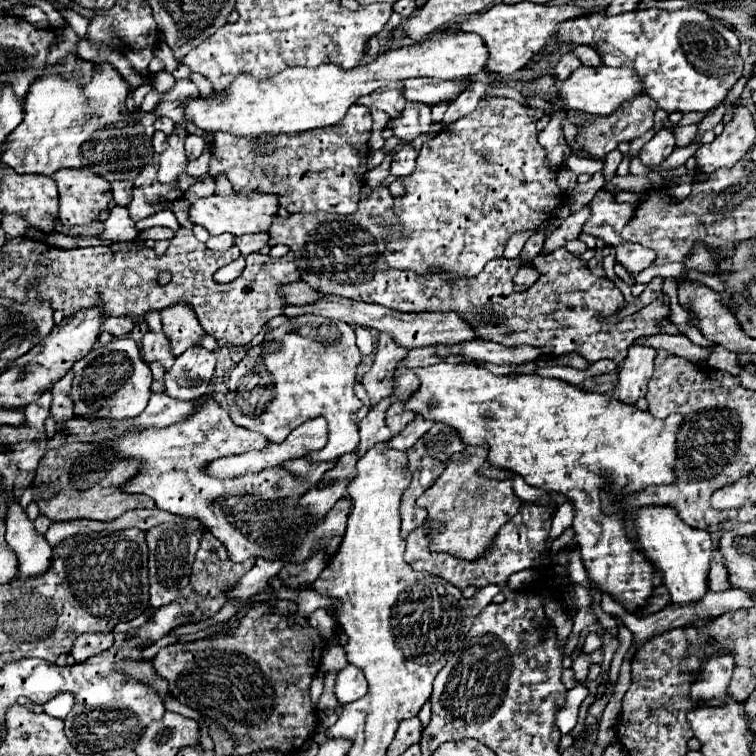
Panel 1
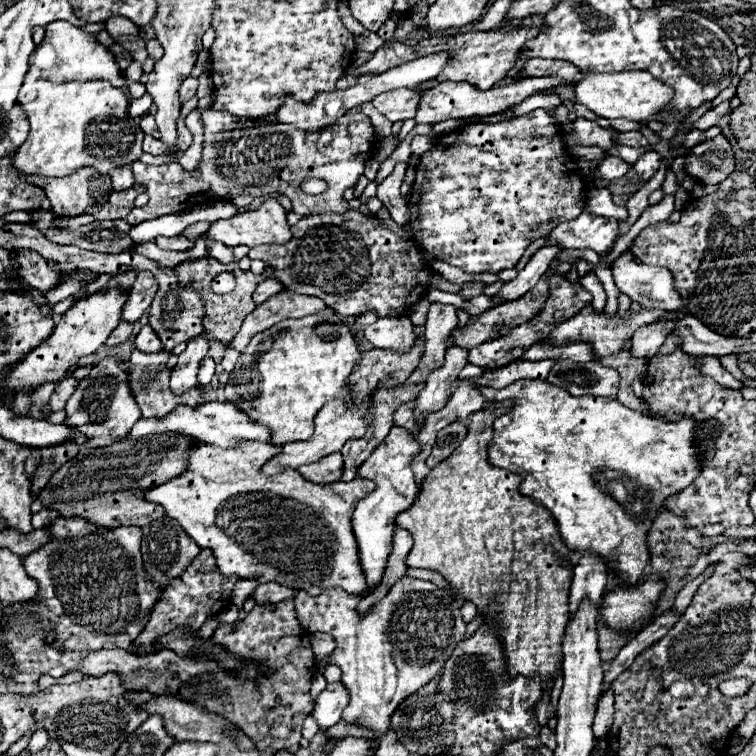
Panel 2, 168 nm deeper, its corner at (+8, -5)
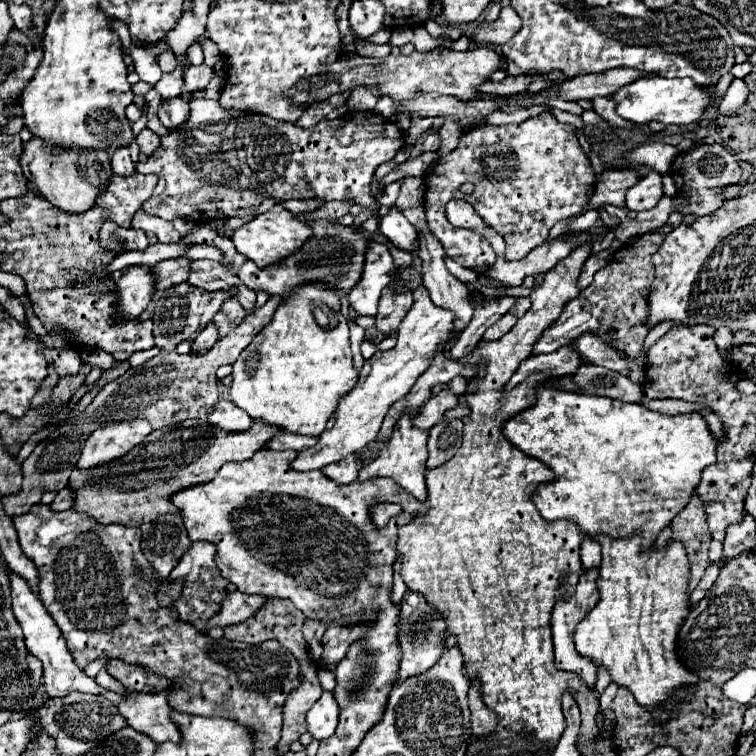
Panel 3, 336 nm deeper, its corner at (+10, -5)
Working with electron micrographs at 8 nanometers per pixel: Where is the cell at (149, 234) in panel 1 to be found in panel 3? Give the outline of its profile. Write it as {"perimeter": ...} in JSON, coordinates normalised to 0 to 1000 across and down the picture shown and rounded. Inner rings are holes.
{"perimeter":[[[251,323],[243,331],[243,339],[251,344],[262,344],[262,341],[275,341],[275,344],[291,344],[291,331],[286,331],[283,325],[270,325],[270,323]]]}

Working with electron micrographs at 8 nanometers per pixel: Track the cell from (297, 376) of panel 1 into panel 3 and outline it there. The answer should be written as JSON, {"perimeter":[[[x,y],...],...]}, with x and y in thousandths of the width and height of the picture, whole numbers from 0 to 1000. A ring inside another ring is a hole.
{"perimeter":[[[399,378],[381,389],[378,399],[365,407],[360,426],[320,463],[307,489],[304,526],[312,537],[325,542],[333,553],[376,566],[381,571],[421,577],[442,545],[442,534],[452,519],[460,519],[474,503],[474,489],[466,476],[460,426],[450,413],[450,399],[442,399],[442,384],[421,378]]]}

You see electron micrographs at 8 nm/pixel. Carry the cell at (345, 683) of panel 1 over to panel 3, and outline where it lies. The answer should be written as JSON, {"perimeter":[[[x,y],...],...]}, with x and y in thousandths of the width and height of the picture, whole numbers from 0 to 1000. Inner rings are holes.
{"perimeter":[[[426,915],[421,929],[407,939],[407,950],[405,950],[407,968],[418,979],[437,976],[442,971],[444,958],[447,958],[447,944],[450,944],[450,937],[444,931],[442,918],[439,915]]]}

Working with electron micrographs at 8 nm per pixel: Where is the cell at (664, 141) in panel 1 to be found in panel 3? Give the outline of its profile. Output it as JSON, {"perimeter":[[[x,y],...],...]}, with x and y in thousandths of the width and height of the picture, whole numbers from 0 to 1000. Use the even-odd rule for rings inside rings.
{"perimeter":[[[860,225],[852,235],[844,238],[831,254],[828,254],[828,272],[833,278],[860,278],[868,272],[868,267],[876,259],[876,230]]]}

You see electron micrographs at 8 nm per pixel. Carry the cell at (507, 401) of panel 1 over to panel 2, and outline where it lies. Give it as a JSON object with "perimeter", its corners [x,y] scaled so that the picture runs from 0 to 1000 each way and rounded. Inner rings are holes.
{"perimeter":[[[683,503],[677,511],[669,511],[664,516],[653,516],[653,513],[635,513],[635,519],[646,526],[646,532],[661,532],[661,529],[680,529],[680,540],[672,542],[669,548],[659,550],[653,556],[653,579],[646,590],[646,601],[648,601],[648,614],[651,616],[659,616],[659,619],[667,619],[667,622],[675,622],[675,624],[685,624],[690,630],[690,640],[688,640],[688,651],[709,664],[714,664],[717,669],[722,669],[728,675],[728,680],[733,683],[735,693],[738,693],[738,704],[746,714],[746,720],[754,725],[754,728],[765,728],[765,730],[772,730],[772,728],[783,728],[788,733],[794,733],[802,743],[802,749],[815,757],[820,762],[823,770],[828,772],[841,772],[860,741],[857,735],[857,722],[854,722],[854,706],[857,706],[857,698],[862,696],[862,688],[873,680],[873,675],[878,672],[878,661],[905,646],[910,646],[921,630],[926,627],[926,614],[931,608],[931,603],[926,603],[926,595],[921,593],[921,585],[918,585],[918,566],[921,566],[921,558],[913,553],[913,550],[905,550],[894,558],[886,558],[886,556],[870,556],[870,553],[862,553],[862,550],[854,550],[844,542],[833,542],[828,540],[825,534],[820,534],[815,526],[788,526],[788,524],[770,524],[770,526],[762,526],[757,521],[751,521],[751,516],[741,513],[741,511],[730,511],[725,508],[722,503]]]}

